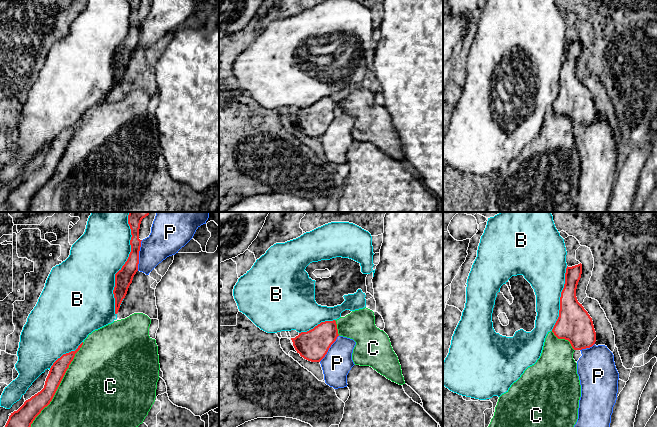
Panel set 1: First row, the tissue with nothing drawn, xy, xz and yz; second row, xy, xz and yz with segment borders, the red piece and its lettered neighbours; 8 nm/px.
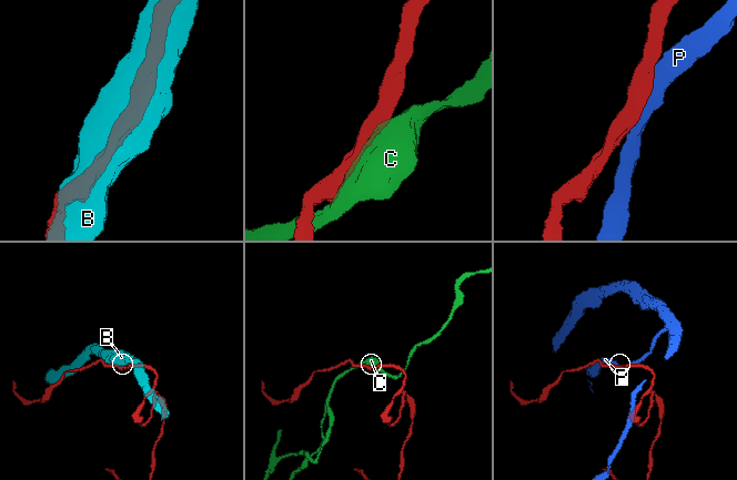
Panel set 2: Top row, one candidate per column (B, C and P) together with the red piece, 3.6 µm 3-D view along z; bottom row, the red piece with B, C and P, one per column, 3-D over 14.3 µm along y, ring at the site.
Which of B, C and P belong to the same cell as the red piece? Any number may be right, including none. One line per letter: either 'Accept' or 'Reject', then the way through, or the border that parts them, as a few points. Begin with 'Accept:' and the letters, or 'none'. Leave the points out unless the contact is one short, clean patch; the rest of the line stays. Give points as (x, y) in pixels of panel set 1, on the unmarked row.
Accept: none
B: Reject
C: Reject
P: Reject

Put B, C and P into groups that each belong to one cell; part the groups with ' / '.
B / C / P

